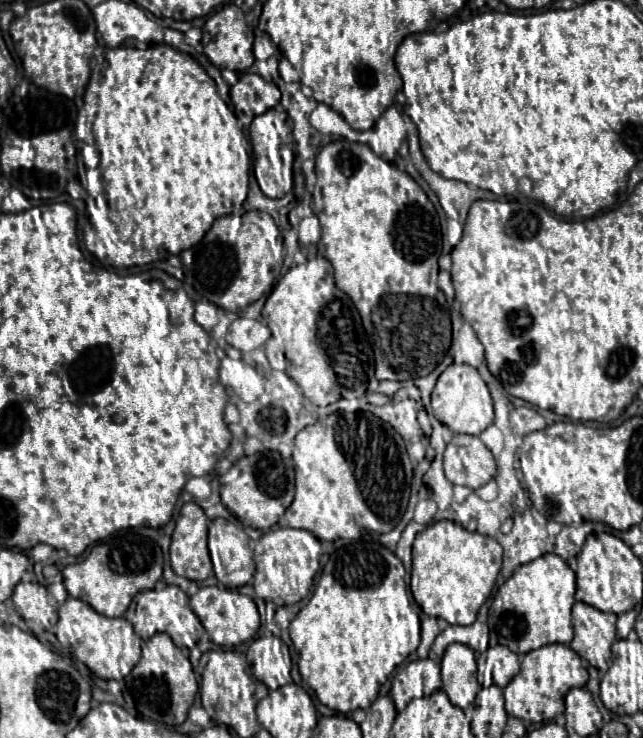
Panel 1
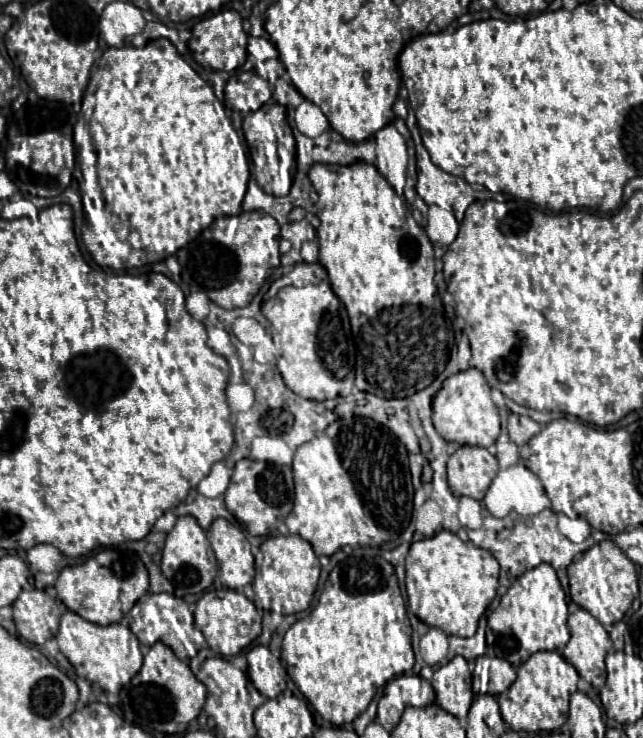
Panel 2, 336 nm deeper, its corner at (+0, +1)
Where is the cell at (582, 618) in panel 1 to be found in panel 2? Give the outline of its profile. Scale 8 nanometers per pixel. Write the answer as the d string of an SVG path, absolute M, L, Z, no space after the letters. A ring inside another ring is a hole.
M577 609L575 613L571 613L567 627L571 639L563 649L563 657L587 683L591 683L595 689L601 689L607 677L605 655L613 645L609 633L585 609Z

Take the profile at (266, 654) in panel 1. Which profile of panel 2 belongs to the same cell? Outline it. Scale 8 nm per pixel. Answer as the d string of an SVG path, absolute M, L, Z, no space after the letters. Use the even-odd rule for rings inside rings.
M255 645L247 653L247 675L263 697L277 697L287 683L287 671L265 645Z

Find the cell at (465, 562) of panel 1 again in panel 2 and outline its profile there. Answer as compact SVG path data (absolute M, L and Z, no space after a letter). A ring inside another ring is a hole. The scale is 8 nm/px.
M439 531L435 537L411 545L405 569L407 604L413 615L431 627L443 629L447 635L475 635L477 621L493 601L499 579L499 563L487 549L465 543L451 531Z

